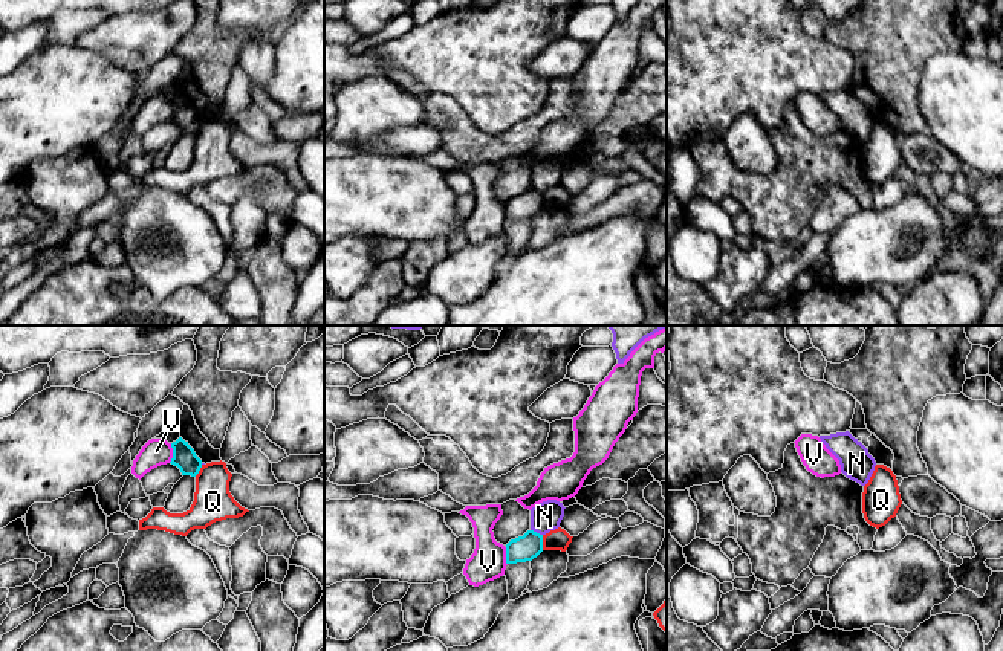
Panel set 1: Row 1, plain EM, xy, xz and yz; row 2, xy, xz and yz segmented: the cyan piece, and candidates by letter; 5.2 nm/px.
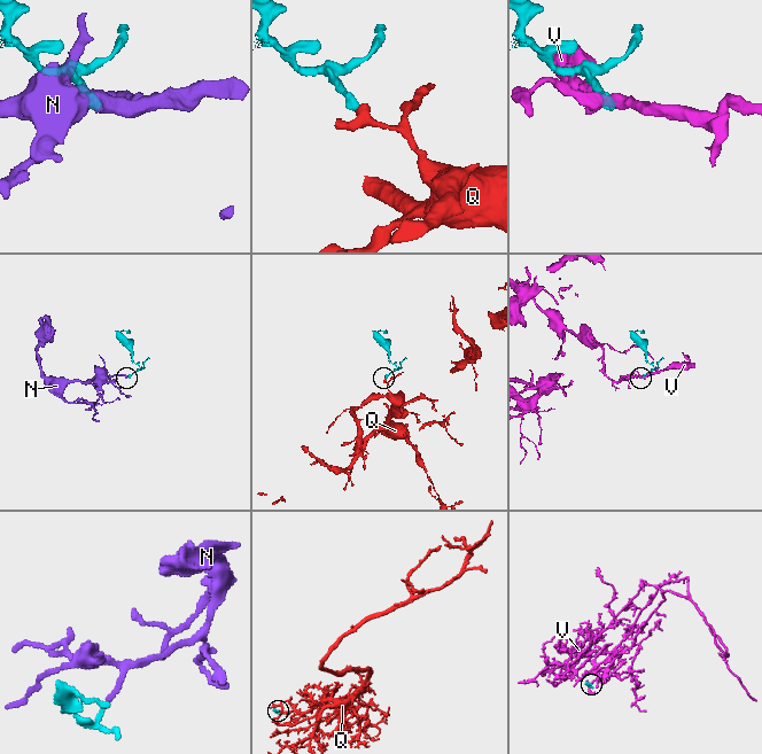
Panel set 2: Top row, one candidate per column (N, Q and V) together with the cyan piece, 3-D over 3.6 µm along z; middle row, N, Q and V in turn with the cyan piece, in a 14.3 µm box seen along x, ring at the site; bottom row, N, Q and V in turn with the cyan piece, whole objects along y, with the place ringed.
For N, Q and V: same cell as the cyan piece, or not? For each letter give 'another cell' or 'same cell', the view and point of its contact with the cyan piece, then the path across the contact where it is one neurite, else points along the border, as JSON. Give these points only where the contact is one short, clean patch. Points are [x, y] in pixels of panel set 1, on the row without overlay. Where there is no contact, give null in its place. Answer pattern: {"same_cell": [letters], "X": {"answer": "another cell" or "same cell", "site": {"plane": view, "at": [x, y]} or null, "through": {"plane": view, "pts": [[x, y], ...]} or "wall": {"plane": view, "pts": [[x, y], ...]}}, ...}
{"same_cell": [], "N": {"answer": "another cell", "site": {"plane": "xz", "at": [535, 190]}, "wall": {"plane": "xz", "pts": [[531, 187], [542, 193]]}}, "Q": {"answer": "another cell", "site": {"plane": "xz", "at": [542, 200]}, "wall": {"plane": "xz", "pts": [[542, 193], [543, 207]]}}, "V": {"answer": "another cell", "site": {"plane": "xy", "at": [173, 110]}}}

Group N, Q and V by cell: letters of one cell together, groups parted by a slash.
N / Q / V

